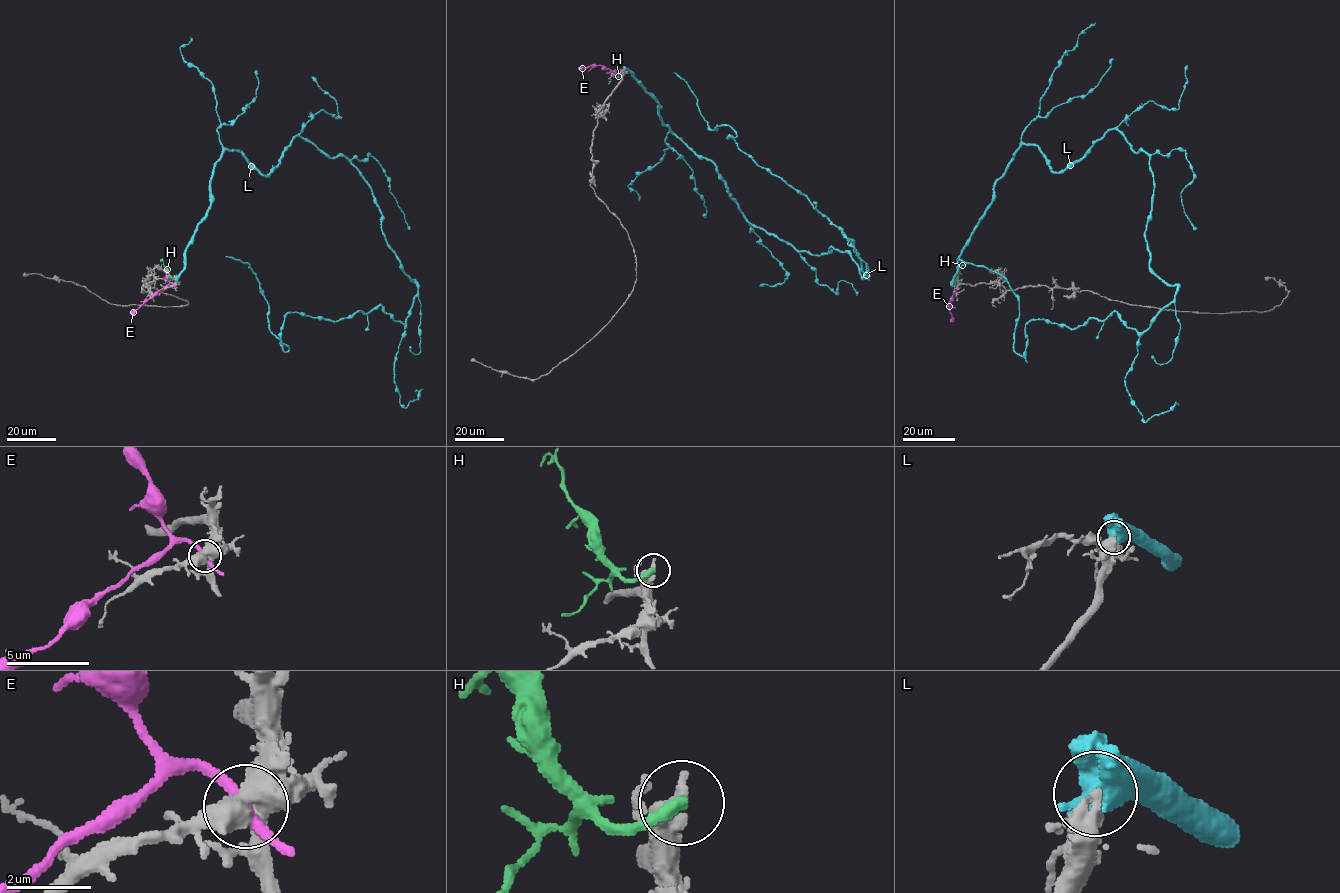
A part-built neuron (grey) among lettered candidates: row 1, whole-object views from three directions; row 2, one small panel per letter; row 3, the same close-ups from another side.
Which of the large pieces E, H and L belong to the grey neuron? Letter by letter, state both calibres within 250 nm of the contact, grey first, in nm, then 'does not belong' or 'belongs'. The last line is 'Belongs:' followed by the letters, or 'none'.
E: 480 nm thick on the grey side, 240 nm on the other; does not belong
H: 240 nm thick on the grey side, 320 nm on the other; belongs
L: 280 nm thick on the grey side, 650 nm on the other; does not belong
Belongs: H

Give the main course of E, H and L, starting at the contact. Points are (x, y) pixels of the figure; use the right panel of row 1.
E: (955, 289), (949, 303), (952, 321)
H: (953, 280), (965, 263), (969, 264)
L: (954, 281), (1017, 149), (1116, 129), (1177, 289), (1142, 332), (1032, 319), (1026, 362), (957, 259)

